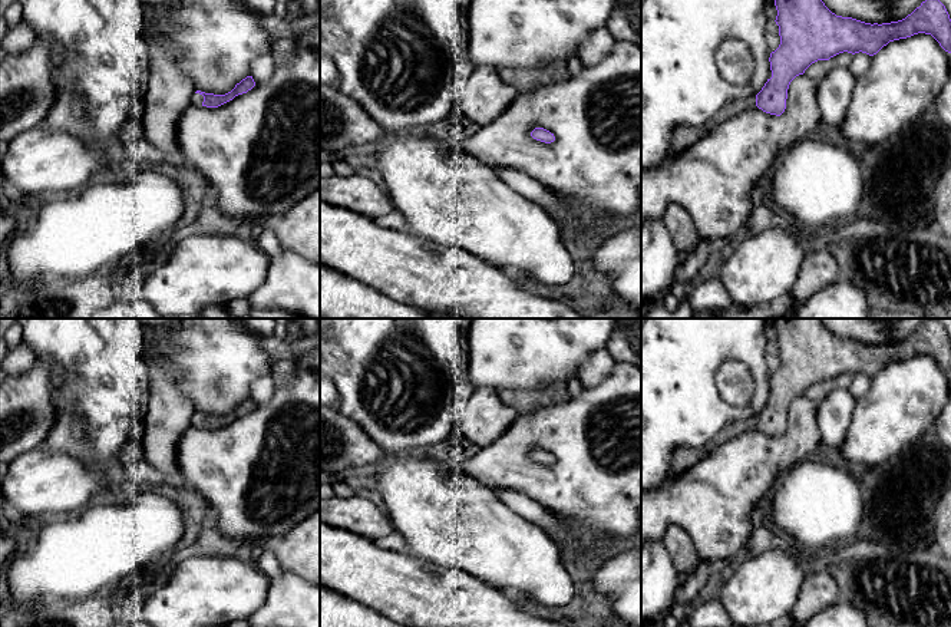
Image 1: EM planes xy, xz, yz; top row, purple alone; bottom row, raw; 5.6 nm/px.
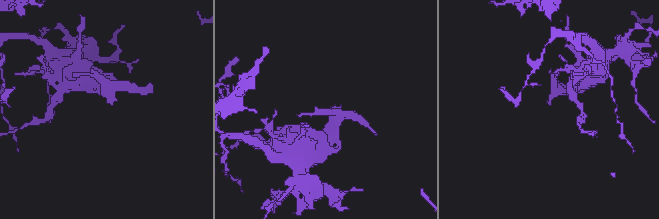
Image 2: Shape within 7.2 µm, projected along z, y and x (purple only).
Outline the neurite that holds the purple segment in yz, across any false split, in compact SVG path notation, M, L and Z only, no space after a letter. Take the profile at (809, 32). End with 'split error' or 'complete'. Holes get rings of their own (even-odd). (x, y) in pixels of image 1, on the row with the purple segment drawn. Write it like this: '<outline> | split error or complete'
M775 0L775 6L780 44L769 57L772 77L756 96L723 105L707 128L717 128L753 106L780 116L790 82L812 63L843 52L874 56L889 42L925 33L951 53L951 19L940 0L925 0L905 19L882 24L836 16L822 0Z | split error

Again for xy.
M247 76L240 83L235 85L235 88L225 93L225 95L214 95L214 93L205 93L201 90L197 90L192 96L192 105L195 106L207 106L207 108L218 108L230 100L232 100L235 96L247 93L255 86L255 82L252 76Z | split error

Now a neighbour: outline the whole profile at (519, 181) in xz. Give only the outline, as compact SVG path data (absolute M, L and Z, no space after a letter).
M496 168L496 174L514 191L549 212L557 222L572 225L577 231L569 237L579 240L584 237L584 225L569 214L569 202L567 199L558 197L524 171L515 168Z

